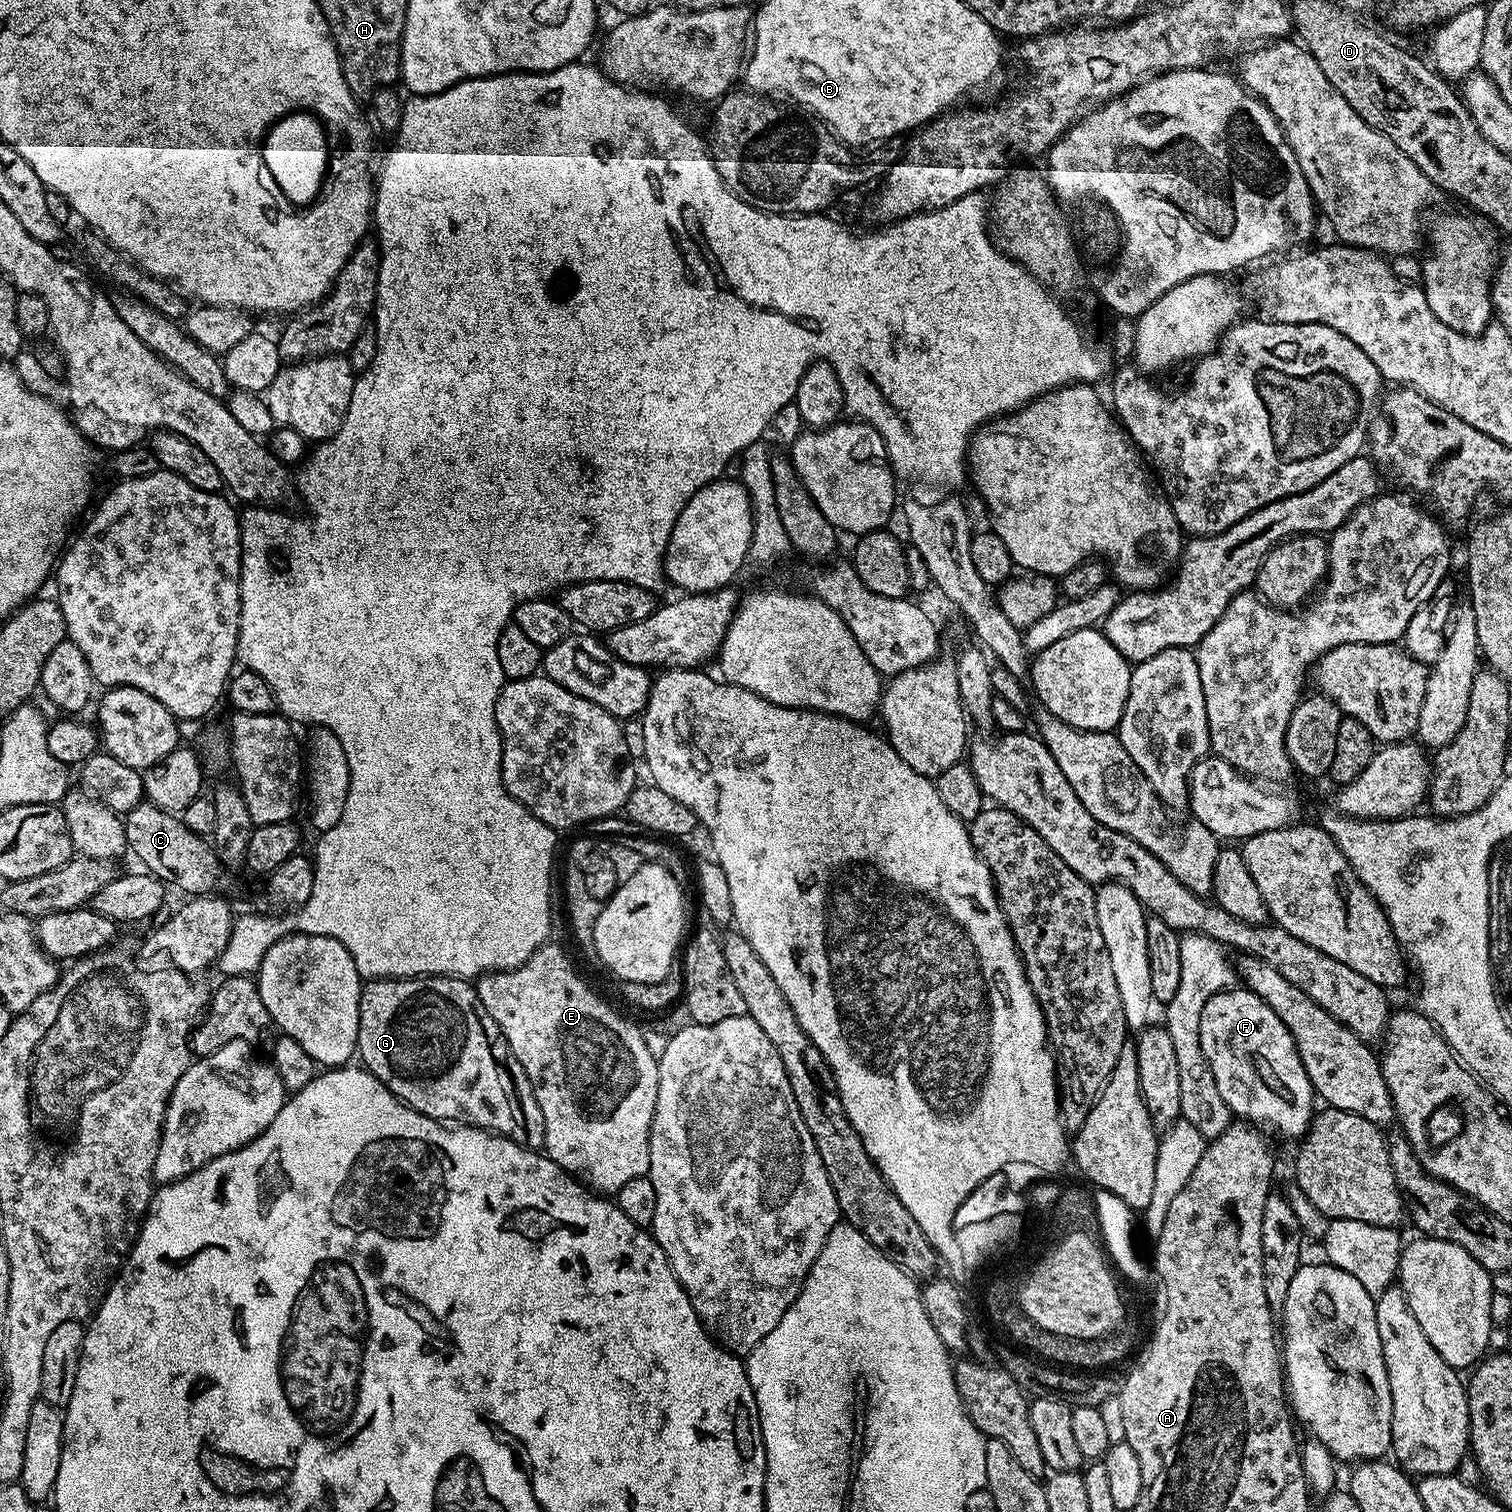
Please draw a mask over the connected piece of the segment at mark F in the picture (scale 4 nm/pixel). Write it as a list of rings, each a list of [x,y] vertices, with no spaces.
[[[1233,986],[1214,994],[1202,1006],[1202,1014],[1202,1054],[1212,1065],[1222,1102],[1226,1102],[1233,1117],[1265,1129],[1273,1128],[1280,1136],[1303,1137],[1314,1115],[1314,1093],[1286,1022],[1246,986]]]

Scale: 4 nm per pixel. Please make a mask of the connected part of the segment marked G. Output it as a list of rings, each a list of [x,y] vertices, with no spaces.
[[[405,976],[370,980],[360,989],[358,1056],[363,1067],[418,1114],[441,1122],[486,1128],[524,1148],[543,1149],[544,1119],[526,1078],[526,1070],[514,1058],[498,1022],[486,1014],[475,987],[458,976]]]

